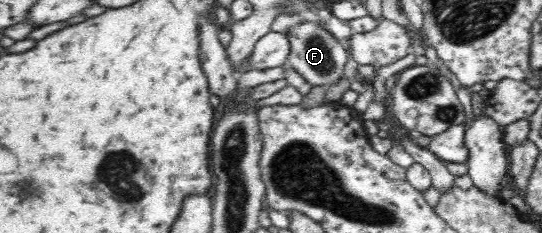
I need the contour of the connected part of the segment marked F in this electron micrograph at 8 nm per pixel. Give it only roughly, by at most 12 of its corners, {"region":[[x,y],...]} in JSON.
{"region":[[319,24],[287,33],[287,65],[312,87],[349,76],[347,49]]}

